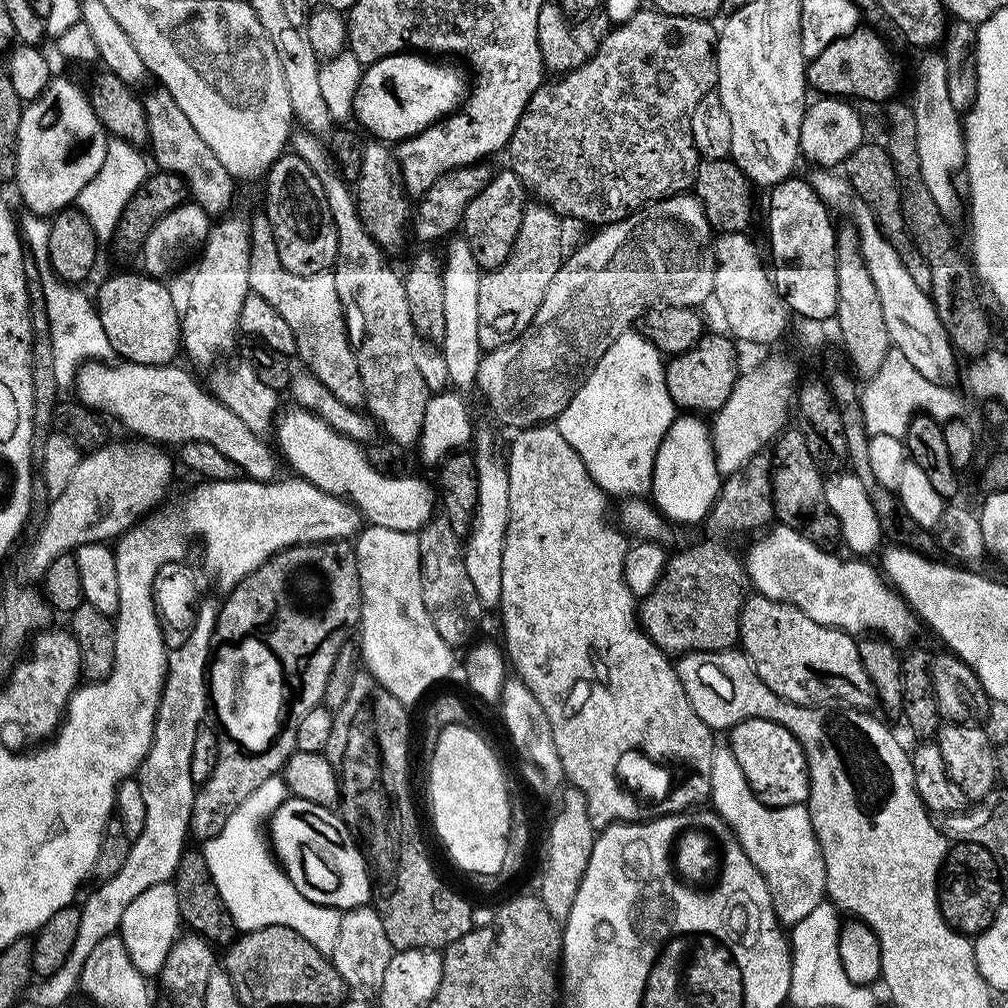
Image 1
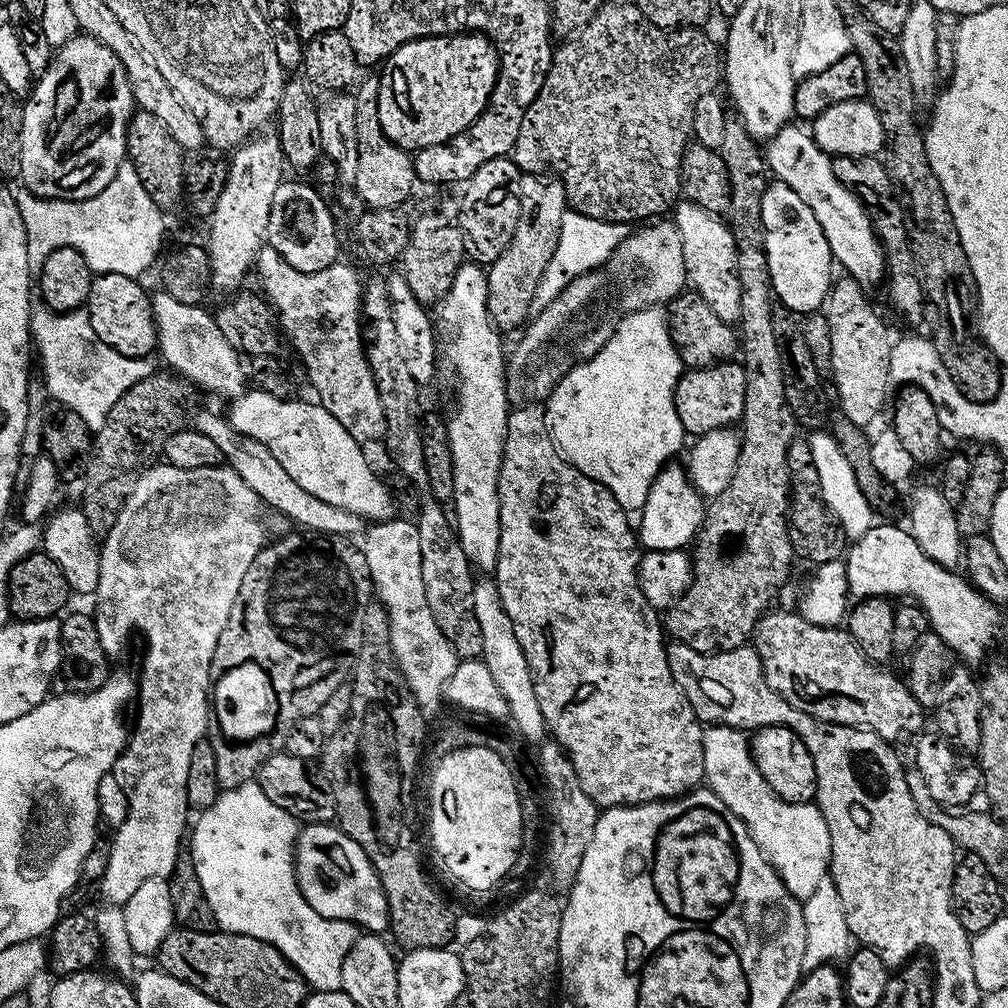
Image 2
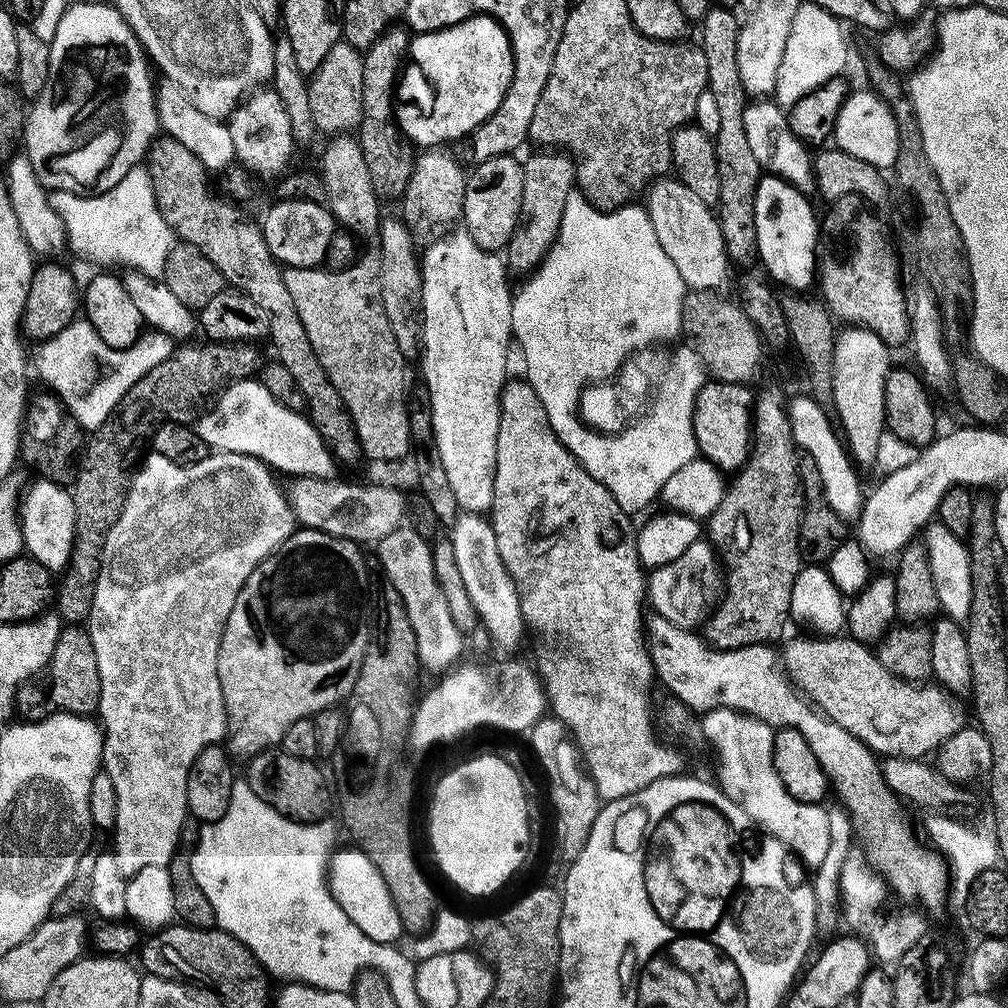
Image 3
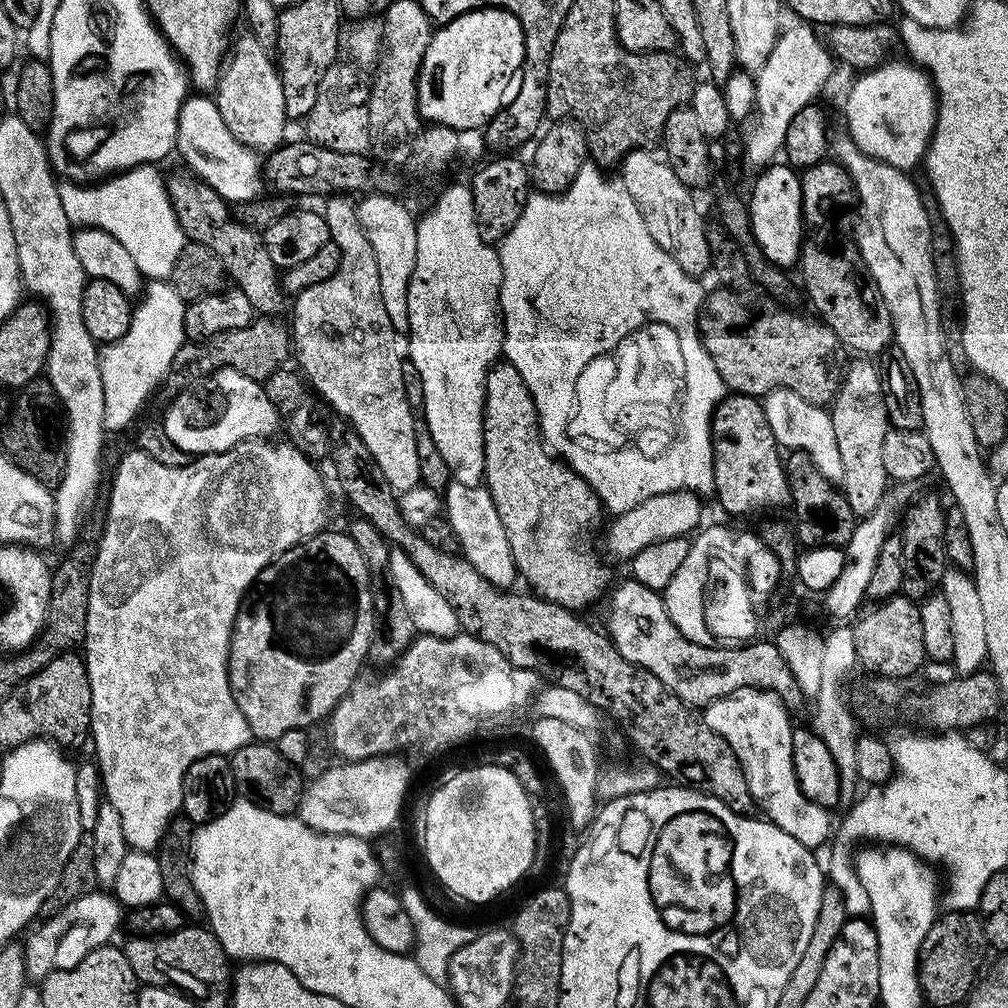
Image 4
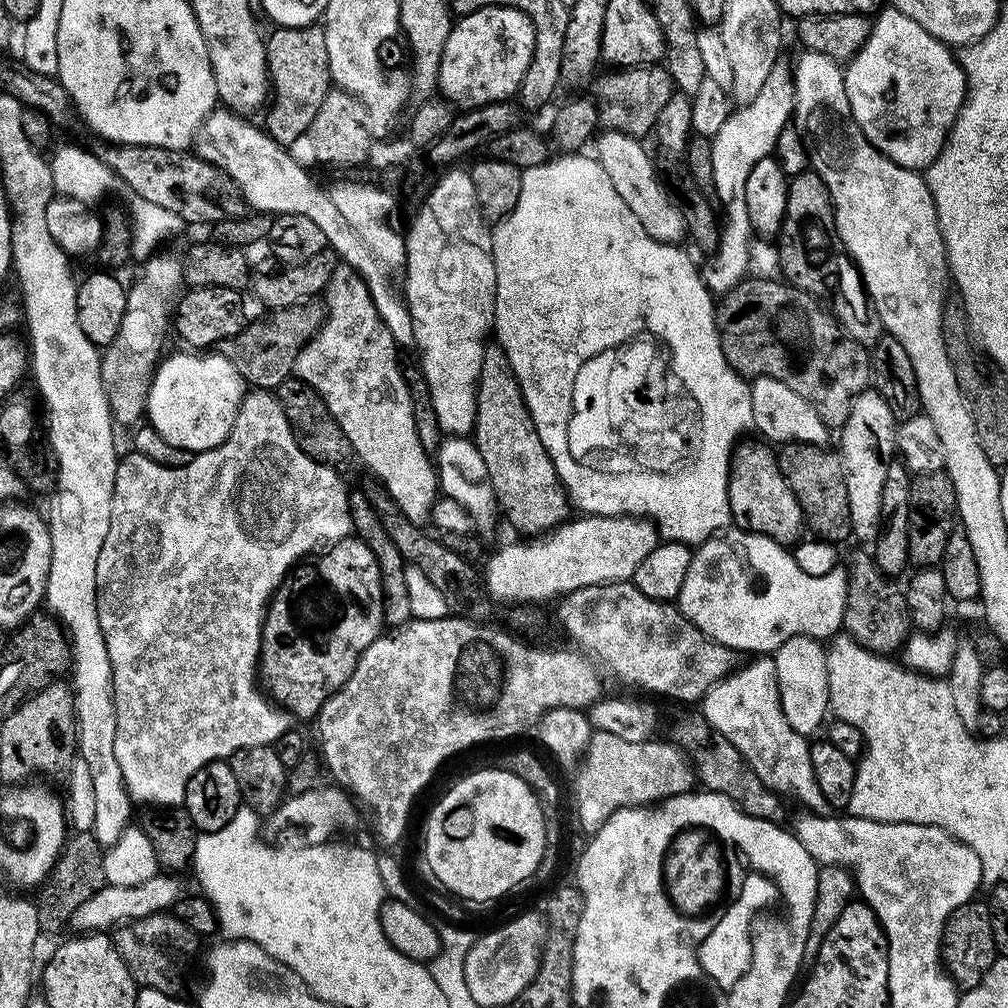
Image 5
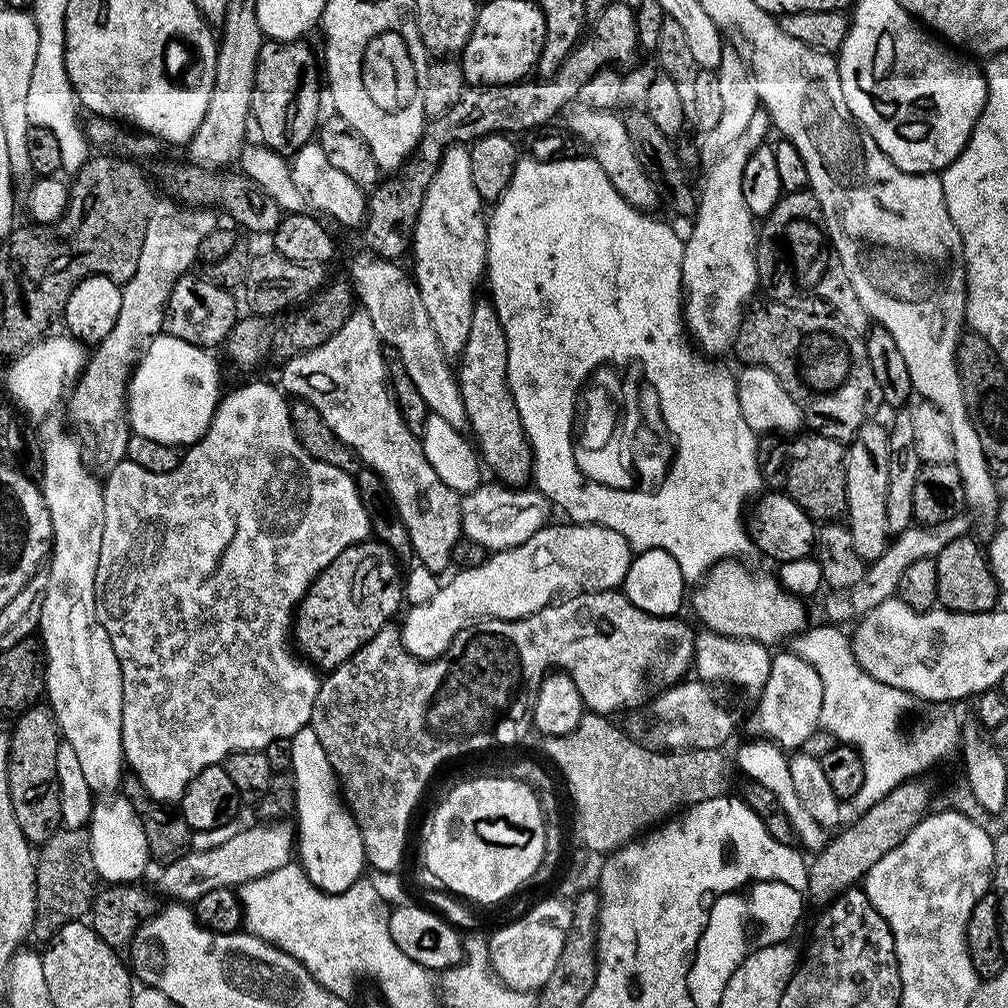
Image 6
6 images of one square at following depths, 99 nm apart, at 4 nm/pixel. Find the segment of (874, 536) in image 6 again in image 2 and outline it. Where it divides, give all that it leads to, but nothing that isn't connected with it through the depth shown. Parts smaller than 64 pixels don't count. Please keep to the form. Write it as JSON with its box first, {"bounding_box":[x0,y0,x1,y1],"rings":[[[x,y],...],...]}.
{"bounding_box":[826,274,894,429],"rings":[[[844,274],[833,283],[826,301],[826,315],[830,326],[832,378],[840,395],[839,407],[850,422],[867,429],[868,423],[884,408],[884,399],[890,389],[890,352],[894,336],[888,333],[876,308],[868,304],[865,285]]]}

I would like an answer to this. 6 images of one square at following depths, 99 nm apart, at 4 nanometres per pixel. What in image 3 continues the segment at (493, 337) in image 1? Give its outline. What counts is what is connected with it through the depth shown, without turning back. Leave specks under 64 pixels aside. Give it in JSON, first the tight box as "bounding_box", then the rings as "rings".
{"bounding_box":[506,150,576,274],"rings":[[[536,150],[529,160],[523,161],[523,166],[520,226],[514,230],[512,241],[508,243],[506,264],[513,273],[528,274],[541,264],[560,233],[566,198],[570,198],[576,183],[576,162],[560,150]]]}

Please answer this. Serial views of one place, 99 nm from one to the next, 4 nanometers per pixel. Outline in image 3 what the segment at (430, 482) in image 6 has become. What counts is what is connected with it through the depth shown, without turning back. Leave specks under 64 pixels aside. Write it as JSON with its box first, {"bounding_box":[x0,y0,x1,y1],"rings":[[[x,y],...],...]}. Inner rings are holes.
{"bounding_box":[283,134,413,460],"rings":[[[338,134],[328,140],[320,168],[321,184],[325,205],[333,219],[351,232],[357,239],[366,240],[372,246],[379,243],[381,213],[378,214],[380,198],[373,188],[370,170],[359,141],[350,134]],[[361,255],[351,267],[340,271],[315,268],[283,269],[286,290],[298,306],[298,318],[306,326],[310,346],[322,362],[328,381],[338,390],[346,410],[356,427],[360,439],[360,451],[372,460],[400,460],[413,447],[410,426],[408,425],[408,405],[404,392],[404,364],[406,358],[394,342],[390,322],[386,322],[386,306],[382,306],[382,282],[380,281],[379,259]]]}

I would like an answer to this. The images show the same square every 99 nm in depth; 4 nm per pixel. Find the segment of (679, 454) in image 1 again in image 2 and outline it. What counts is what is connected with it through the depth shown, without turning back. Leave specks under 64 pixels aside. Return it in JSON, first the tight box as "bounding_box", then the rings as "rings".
{"bounding_box":[638,462,705,551],"rings":[[[676,462],[669,463],[656,475],[644,507],[639,509],[638,539],[647,551],[687,549],[695,541],[704,520],[705,497],[689,480],[687,471]]]}

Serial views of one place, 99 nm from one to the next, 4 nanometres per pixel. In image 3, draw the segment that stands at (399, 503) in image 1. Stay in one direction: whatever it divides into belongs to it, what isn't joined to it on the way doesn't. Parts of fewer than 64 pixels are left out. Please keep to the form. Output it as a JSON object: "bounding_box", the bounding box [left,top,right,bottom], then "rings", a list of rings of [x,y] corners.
{"bounding_box":[194,379,337,480],"rings":[[[259,379],[233,380],[219,393],[219,396],[220,405],[217,406],[216,412],[220,416],[204,416],[200,420],[200,425],[194,428],[200,443],[218,452],[237,452],[253,456],[277,473],[289,472],[289,477],[292,478],[313,476],[319,480],[327,480],[337,475],[337,461],[332,459],[332,453],[328,451],[324,440],[307,415],[295,408],[282,406],[282,402],[278,402],[278,398],[274,398],[274,394],[270,394],[270,390],[266,390],[266,386],[261,384]]]}

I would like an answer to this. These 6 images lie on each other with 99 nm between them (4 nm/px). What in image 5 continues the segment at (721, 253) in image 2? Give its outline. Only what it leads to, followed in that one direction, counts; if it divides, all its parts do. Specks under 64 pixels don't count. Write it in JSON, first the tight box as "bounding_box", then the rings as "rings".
{"bounding_box":[595,130,686,245],"rings":[[[604,130],[595,137],[595,144],[595,159],[600,161],[602,170],[606,170],[610,182],[614,182],[614,190],[618,190],[618,196],[622,198],[622,202],[630,206],[630,214],[634,214],[634,218],[642,222],[642,230],[646,230],[646,234],[650,234],[650,238],[658,242],[679,245],[680,239],[683,241],[686,236],[684,219],[661,173],[660,176],[656,173],[647,150],[640,145],[643,143],[637,137],[627,136],[624,132]]]}

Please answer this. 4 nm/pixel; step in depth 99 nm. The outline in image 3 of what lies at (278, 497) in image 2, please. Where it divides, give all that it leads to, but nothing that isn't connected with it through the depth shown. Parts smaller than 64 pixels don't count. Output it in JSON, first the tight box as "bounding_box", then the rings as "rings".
{"bounding_box":[286,476,408,546],"rings":[[[302,476],[291,481],[292,485],[287,485],[286,495],[292,504],[292,513],[296,515],[297,521],[303,527],[322,530],[326,534],[334,534],[338,538],[352,540],[361,546],[379,545],[386,534],[390,534],[395,528],[401,527],[405,523],[404,511],[408,504],[404,501],[404,496],[396,488],[387,488],[384,484],[372,484],[367,488],[364,484],[351,484],[348,480],[341,478],[329,478],[319,480],[313,476]]]}

